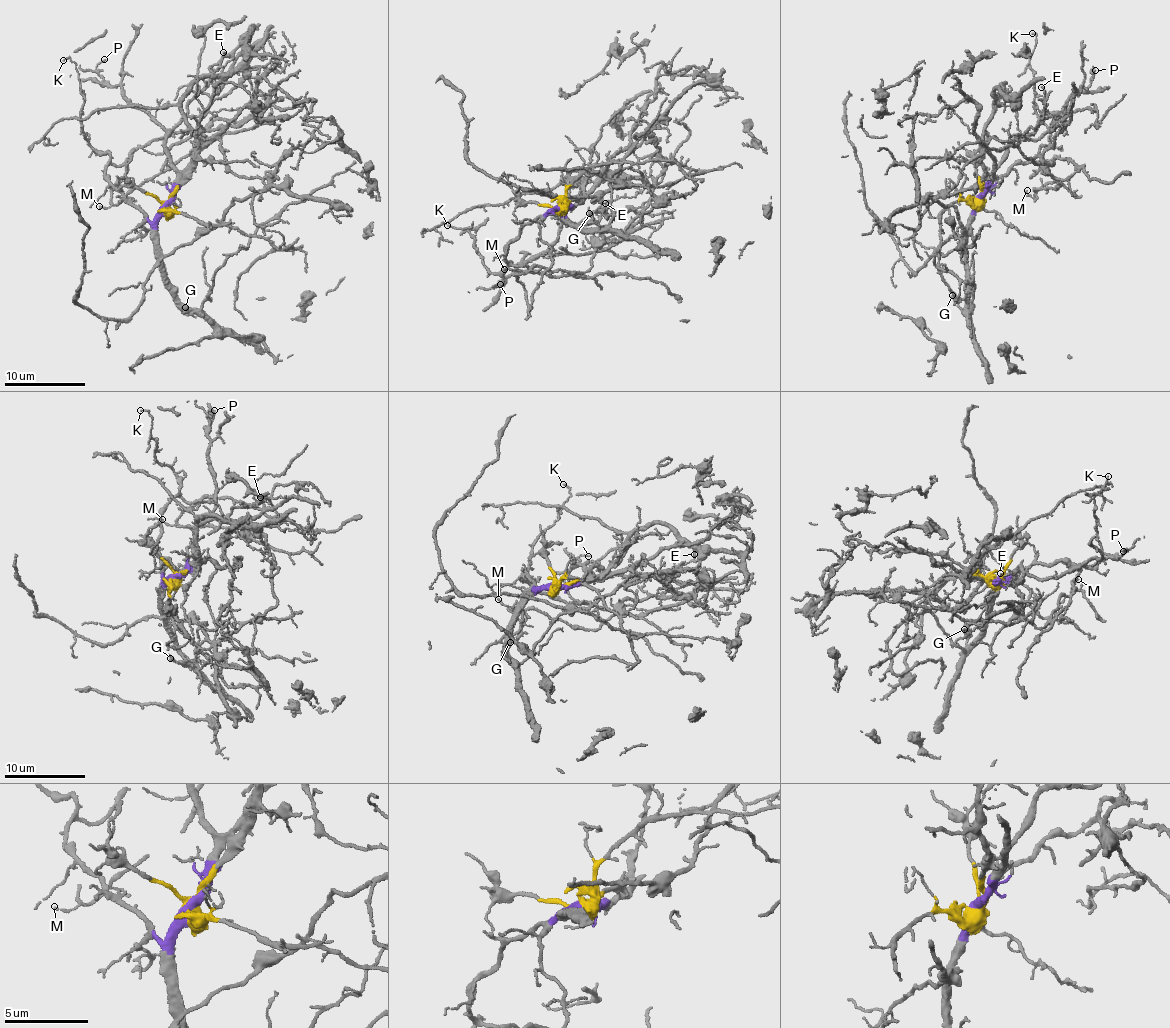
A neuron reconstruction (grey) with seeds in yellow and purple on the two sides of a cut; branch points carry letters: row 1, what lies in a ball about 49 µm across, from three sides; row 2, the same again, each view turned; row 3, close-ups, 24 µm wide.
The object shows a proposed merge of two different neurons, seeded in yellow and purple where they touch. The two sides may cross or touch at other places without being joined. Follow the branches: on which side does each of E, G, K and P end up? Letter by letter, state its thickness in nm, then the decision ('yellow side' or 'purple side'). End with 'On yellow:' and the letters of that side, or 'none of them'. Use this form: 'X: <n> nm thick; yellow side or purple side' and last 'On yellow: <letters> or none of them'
E: 130 nm thick; purple side
G: 130 nm thick; purple side
K: 100 nm thick; purple side
P: 100 nm thick; purple side
On yellow: none of them

